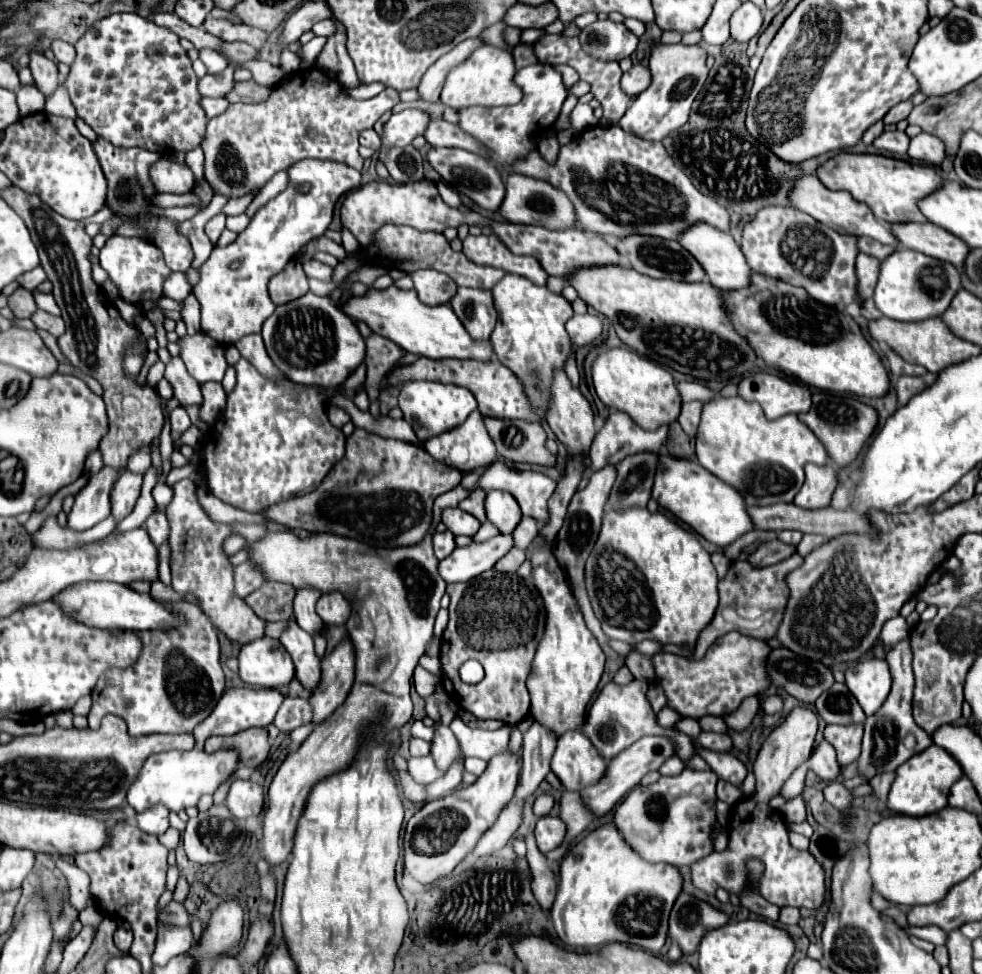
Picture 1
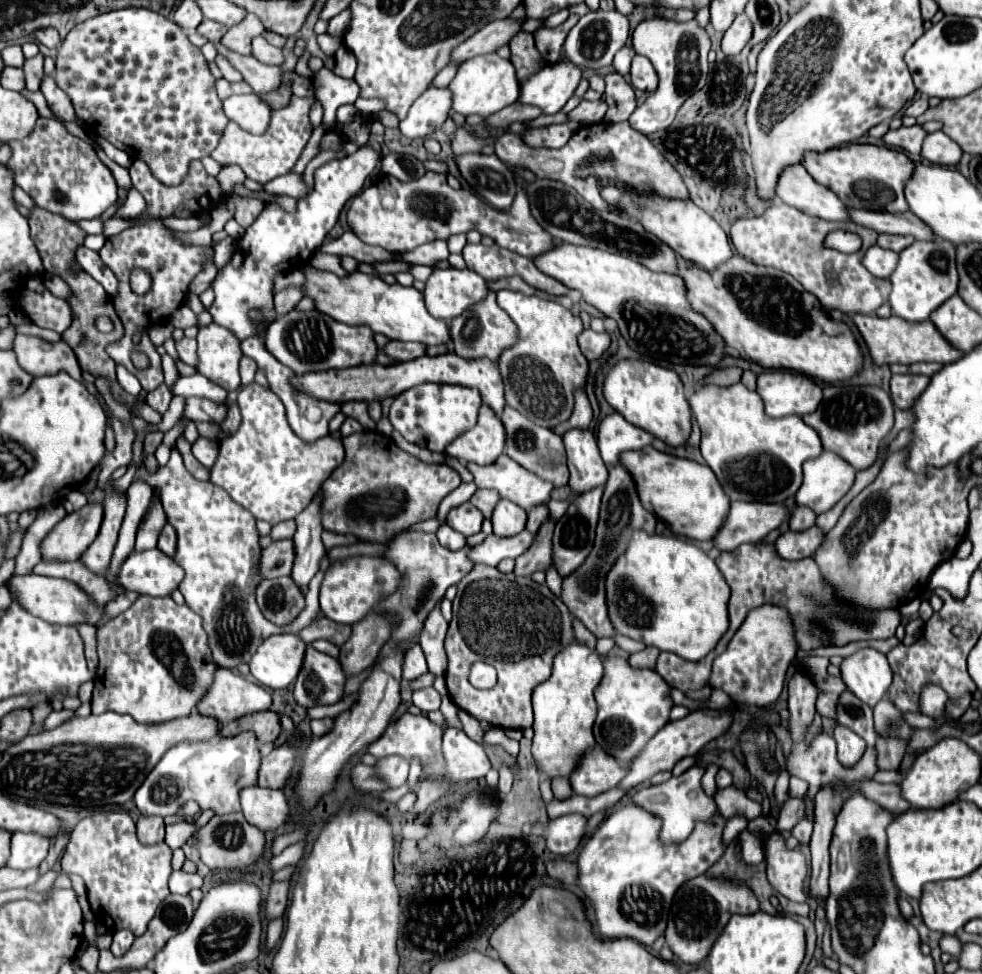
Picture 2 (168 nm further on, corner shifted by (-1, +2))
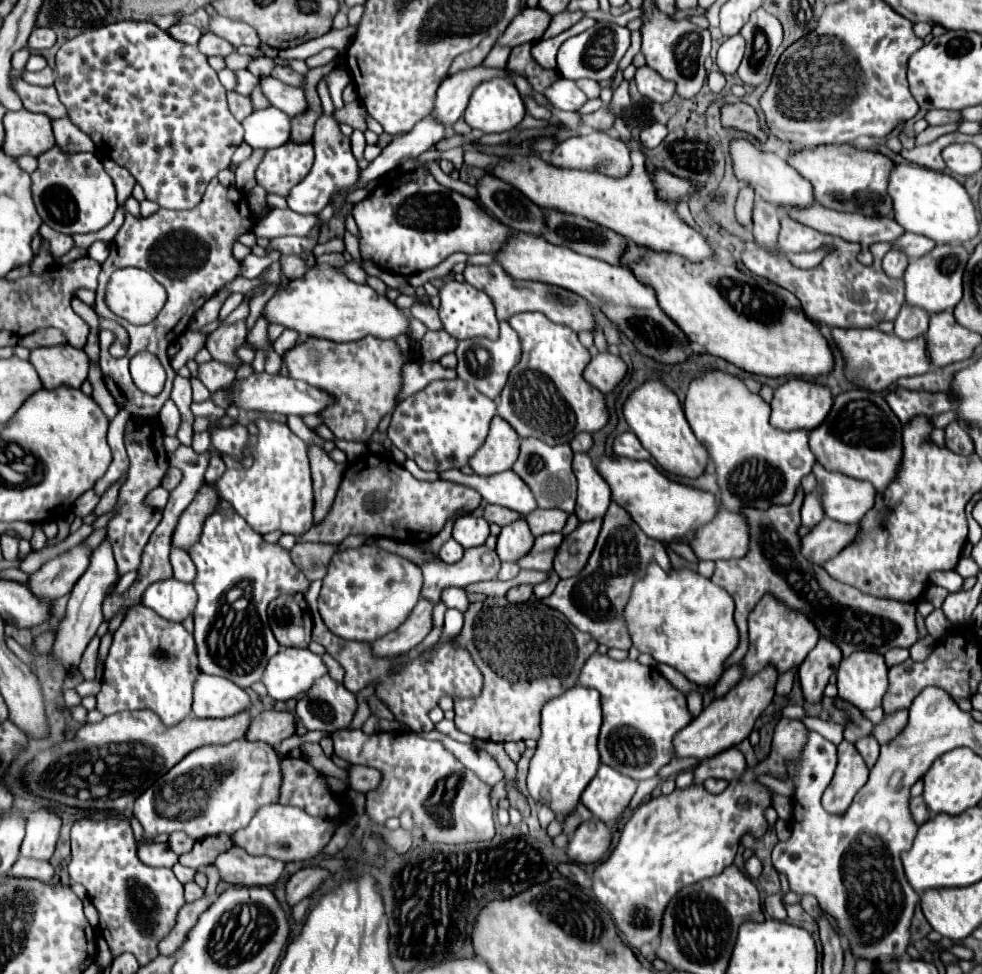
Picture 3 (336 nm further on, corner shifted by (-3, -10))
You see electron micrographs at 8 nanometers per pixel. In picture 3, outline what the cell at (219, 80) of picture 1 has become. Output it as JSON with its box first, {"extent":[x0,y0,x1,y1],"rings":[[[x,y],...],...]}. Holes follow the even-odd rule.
{"extent":[228,92,252,122],"rings":[[[228,92],[228,106],[230,106],[230,112],[234,114],[234,118],[240,122],[252,112],[250,100],[246,96],[240,96],[238,92]]]}

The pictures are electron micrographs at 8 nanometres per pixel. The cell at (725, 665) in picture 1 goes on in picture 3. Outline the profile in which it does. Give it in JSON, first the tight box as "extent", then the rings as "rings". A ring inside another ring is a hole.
{"extent":[744,596,820,674],"rings":[[[762,596],[756,608],[748,614],[748,628],[750,628],[750,650],[744,658],[746,674],[760,672],[768,662],[776,666],[782,674],[792,666],[800,666],[808,652],[816,646],[820,632],[816,632],[814,624],[808,622],[808,616],[800,616],[794,608],[780,604],[774,596]]]}

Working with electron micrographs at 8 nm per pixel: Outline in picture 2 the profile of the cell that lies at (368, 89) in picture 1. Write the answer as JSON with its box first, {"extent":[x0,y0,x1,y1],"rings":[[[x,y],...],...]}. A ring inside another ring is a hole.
{"extent":[314,66,360,130],"rings":[[[326,66],[314,74],[314,94],[324,108],[324,126],[326,130],[334,128],[334,114],[342,104],[354,104],[360,96],[360,88],[354,80],[336,76]]]}

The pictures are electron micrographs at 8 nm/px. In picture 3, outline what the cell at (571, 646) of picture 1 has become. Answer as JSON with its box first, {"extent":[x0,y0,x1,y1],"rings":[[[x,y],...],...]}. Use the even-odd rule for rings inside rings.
{"extent":[528,684,600,820],"rings":[[[580,684],[550,700],[542,708],[542,736],[538,740],[536,754],[530,760],[528,792],[536,802],[548,806],[556,814],[556,820],[564,820],[576,810],[582,790],[596,776],[600,766],[596,746],[600,724],[600,696],[596,690],[584,688]]]}

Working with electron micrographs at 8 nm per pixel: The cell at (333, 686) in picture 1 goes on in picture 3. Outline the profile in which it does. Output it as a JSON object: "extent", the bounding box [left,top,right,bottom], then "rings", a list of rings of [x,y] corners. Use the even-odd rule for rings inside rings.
{"extent":[372,598,434,656],"rings":[[[420,598],[410,618],[398,630],[372,642],[376,656],[400,656],[418,646],[432,630],[432,608],[434,604],[430,600]]]}

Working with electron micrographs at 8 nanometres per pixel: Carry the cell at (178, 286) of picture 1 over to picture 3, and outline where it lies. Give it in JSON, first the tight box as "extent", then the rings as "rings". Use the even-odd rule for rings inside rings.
{"extent":[219,293,244,318],"rings":[[[233,293],[225,301],[225,304],[222,306],[219,312],[219,318],[226,318],[232,311],[234,311],[243,301],[244,295],[241,293]]]}

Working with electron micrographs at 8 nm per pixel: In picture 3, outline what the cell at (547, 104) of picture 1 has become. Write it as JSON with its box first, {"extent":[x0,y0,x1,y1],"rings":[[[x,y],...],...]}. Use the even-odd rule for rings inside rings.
{"extent":[544,78,588,112],"rings":[[[566,78],[556,80],[556,82],[544,92],[544,96],[546,96],[556,108],[560,108],[560,110],[574,110],[574,112],[578,112],[578,110],[584,106],[584,102],[588,100],[586,94],[576,86],[576,82],[566,80]]]}

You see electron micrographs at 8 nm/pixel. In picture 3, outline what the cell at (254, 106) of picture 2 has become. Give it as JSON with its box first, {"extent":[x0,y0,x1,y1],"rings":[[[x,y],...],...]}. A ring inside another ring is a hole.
{"extent":[244,108,290,148],"rings":[[[278,108],[252,112],[244,122],[244,142],[252,148],[276,148],[290,138],[290,118]]]}

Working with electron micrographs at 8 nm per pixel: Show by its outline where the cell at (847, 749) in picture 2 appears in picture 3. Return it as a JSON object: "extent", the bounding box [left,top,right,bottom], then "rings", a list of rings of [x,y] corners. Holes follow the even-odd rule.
{"extent":[822,740,868,814],"rings":[[[842,740],[838,744],[838,766],[830,786],[822,796],[822,806],[826,812],[844,814],[846,808],[852,804],[856,792],[868,780],[868,766],[862,756],[856,752],[854,744]]]}

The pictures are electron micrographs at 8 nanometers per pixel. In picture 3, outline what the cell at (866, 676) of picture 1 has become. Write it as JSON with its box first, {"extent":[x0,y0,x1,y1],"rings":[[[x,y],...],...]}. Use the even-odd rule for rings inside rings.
{"extent":[836,652,888,710],"rings":[[[854,652],[852,656],[842,658],[842,664],[836,672],[838,676],[838,696],[860,710],[872,710],[882,704],[882,696],[888,690],[888,666],[884,658],[876,652]]]}

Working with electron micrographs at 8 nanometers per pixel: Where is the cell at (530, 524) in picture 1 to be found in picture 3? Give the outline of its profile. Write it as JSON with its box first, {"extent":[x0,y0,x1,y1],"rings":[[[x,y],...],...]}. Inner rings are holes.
{"extent":[526,508,568,536],"rings":[[[536,508],[526,516],[526,522],[534,536],[542,536],[548,532],[562,532],[568,514],[564,510],[540,510]]]}

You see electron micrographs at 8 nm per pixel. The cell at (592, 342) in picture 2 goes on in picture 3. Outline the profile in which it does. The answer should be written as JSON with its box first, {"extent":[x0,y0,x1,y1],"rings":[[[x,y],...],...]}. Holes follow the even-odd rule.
{"extent":[584,354,628,394],"rings":[[[598,354],[584,370],[584,380],[594,384],[602,394],[610,394],[626,376],[628,366],[620,356],[614,354]]]}

